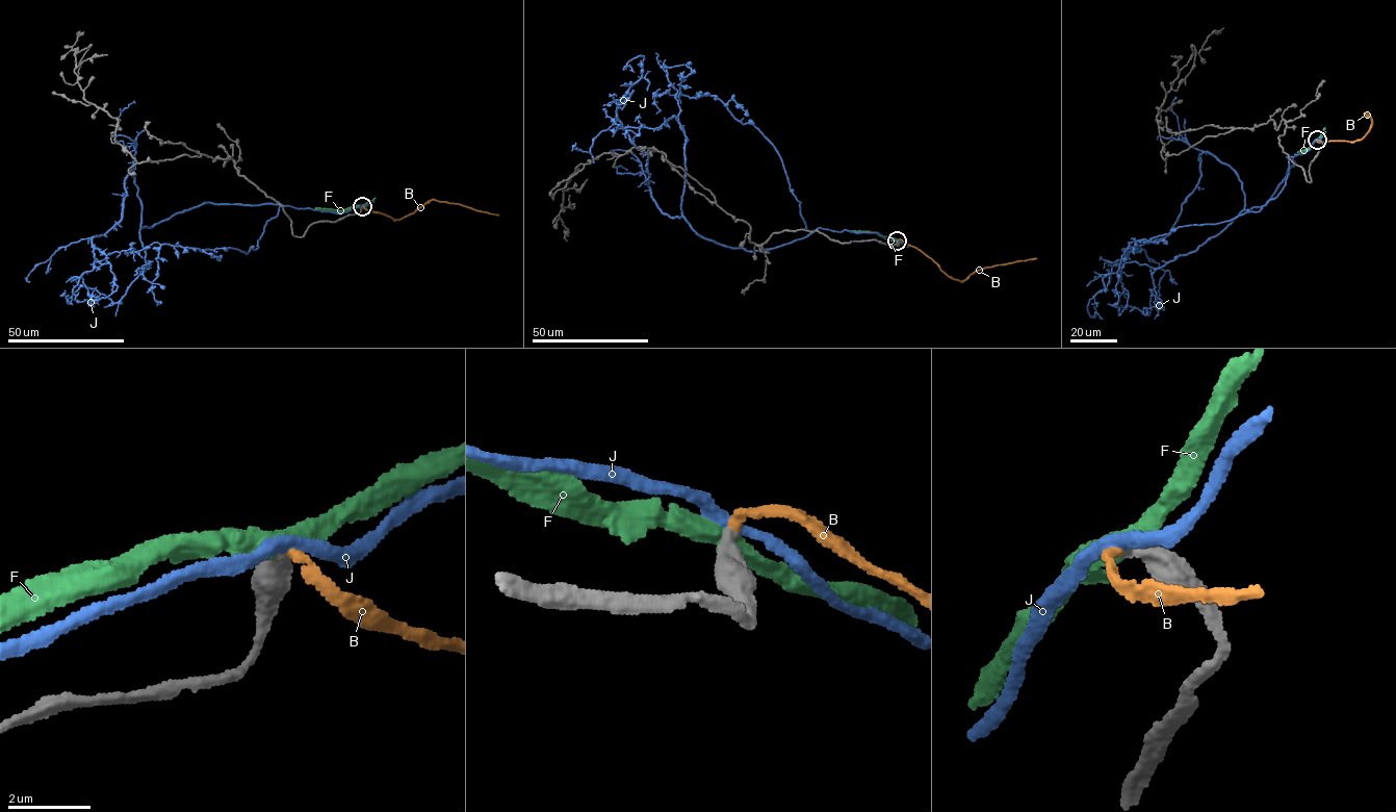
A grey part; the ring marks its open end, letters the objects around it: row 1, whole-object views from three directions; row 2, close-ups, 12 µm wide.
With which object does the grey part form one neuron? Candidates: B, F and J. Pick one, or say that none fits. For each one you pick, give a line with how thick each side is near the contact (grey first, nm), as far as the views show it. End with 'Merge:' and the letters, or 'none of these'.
B: 400/220 nm
Merge: B

